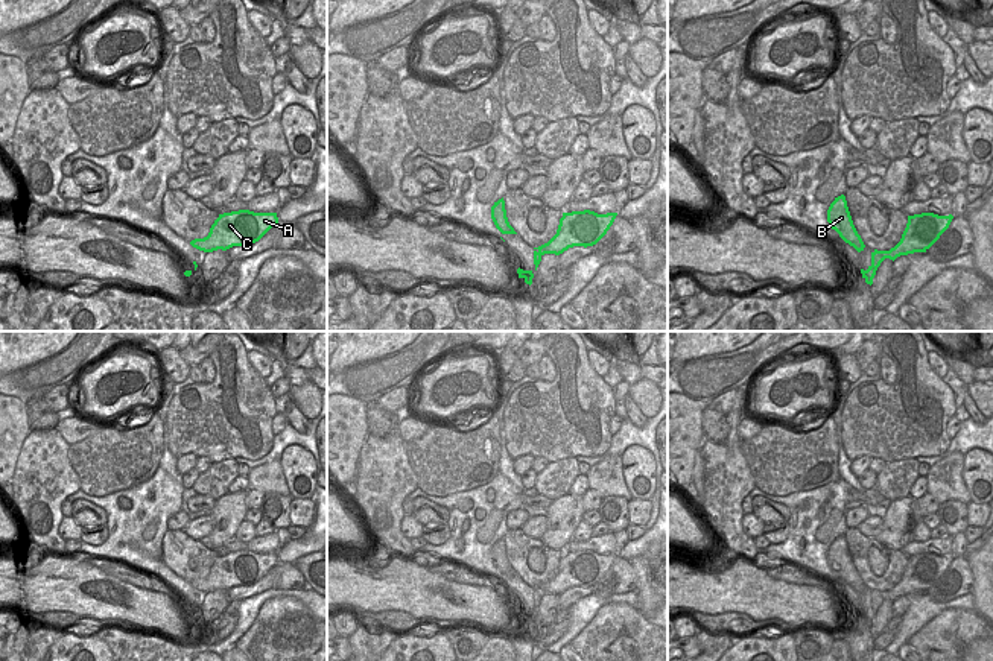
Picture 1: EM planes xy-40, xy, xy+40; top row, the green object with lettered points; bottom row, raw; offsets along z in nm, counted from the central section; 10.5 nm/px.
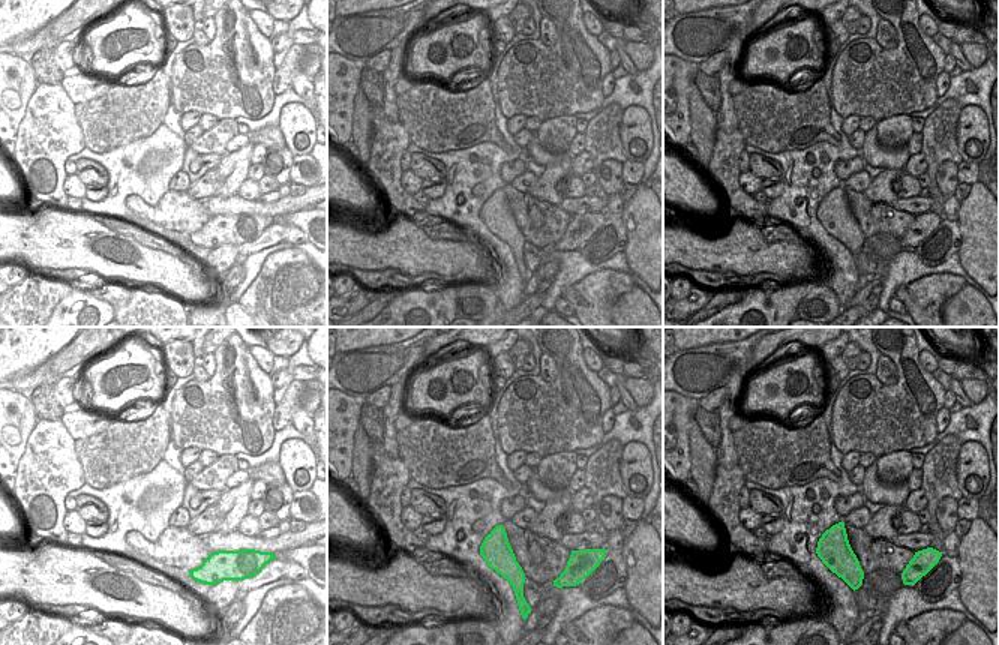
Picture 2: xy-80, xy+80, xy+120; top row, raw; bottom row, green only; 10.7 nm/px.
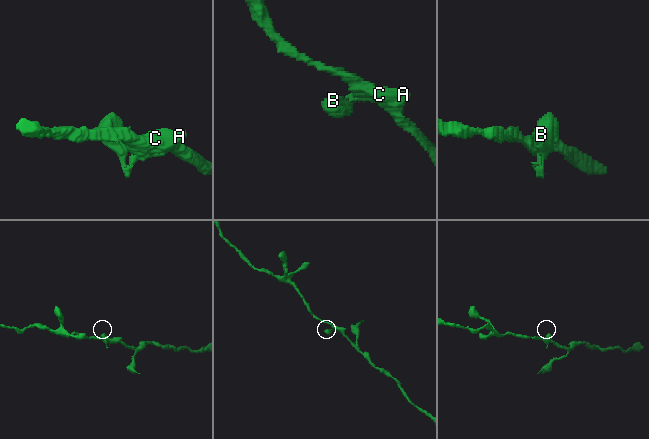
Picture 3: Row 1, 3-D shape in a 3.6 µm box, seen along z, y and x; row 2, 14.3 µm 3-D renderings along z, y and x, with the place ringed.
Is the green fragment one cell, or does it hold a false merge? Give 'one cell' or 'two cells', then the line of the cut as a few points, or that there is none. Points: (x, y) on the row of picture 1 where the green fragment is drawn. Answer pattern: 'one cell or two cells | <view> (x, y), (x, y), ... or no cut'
two cells | xy+40 (881, 251), (884, 259)

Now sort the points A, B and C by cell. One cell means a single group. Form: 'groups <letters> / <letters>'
groups A C / B

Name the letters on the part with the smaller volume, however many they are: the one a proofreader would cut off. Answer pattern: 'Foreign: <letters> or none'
Foreign: B

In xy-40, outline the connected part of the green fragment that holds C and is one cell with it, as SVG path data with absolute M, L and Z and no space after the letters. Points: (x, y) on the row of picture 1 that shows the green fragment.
M249 210L224 213L214 220L207 237L195 239L190 245L204 252L248 246L259 242L277 223L277 213Z

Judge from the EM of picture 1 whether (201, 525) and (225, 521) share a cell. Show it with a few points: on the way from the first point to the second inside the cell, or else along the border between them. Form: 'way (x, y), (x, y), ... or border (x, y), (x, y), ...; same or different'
border (210, 515), (212, 531), (201, 540); different

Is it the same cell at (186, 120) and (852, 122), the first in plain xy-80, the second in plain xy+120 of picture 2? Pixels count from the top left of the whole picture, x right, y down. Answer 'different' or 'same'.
same

